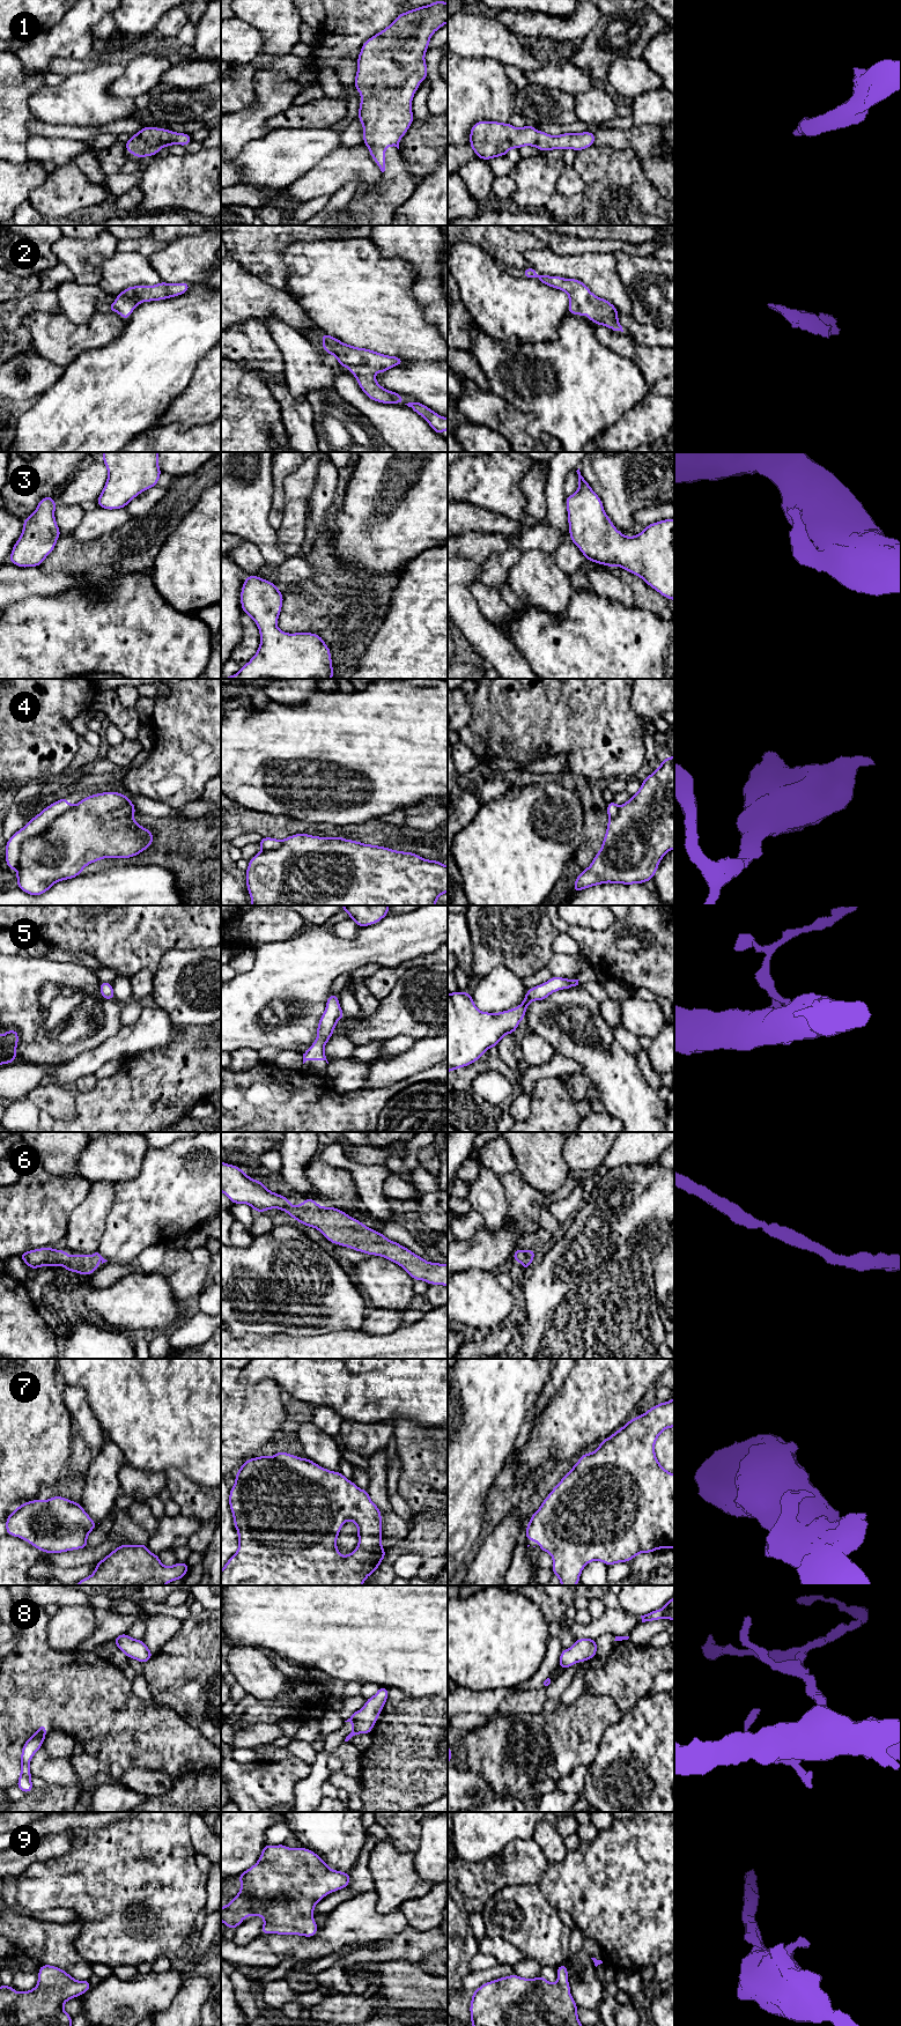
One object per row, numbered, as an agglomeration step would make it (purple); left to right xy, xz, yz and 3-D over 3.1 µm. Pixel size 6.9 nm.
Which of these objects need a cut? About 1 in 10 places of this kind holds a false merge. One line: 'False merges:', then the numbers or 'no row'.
False merges: 4

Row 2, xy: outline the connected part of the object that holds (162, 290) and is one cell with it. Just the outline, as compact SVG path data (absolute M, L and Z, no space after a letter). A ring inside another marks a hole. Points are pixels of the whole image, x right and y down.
M160 282L156 286L133 286L124 289L115 303L108 306L109 310L119 313L123 319L127 320L132 311L142 302L161 301L185 294L191 284Z

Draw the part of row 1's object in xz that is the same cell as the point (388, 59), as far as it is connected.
M444 0L435 1L427 6L421 6L419 8L414 8L406 13L399 14L396 20L386 27L384 30L379 31L375 36L370 37L365 40L365 43L361 47L361 52L357 57L357 72L354 80L355 89L361 94L361 103L357 117L363 126L363 143L369 148L370 156L375 160L377 167L382 172L385 171L385 148L390 146L394 146L399 149L399 142L405 133L408 131L409 126L414 120L414 116L412 112L412 101L415 91L419 89L419 86L422 80L427 80L428 67L424 61L424 54L428 51L429 40L435 31L437 31L442 25L448 23L448 3Z

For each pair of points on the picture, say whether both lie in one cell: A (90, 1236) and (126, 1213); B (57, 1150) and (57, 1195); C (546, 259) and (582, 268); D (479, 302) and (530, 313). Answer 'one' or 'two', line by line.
A: two
B: two
C: one
D: one

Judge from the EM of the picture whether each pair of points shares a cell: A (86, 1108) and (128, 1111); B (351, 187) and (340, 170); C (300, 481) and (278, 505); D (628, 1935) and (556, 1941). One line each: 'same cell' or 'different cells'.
A: same cell
B: different cells
C: different cells
D: different cells

